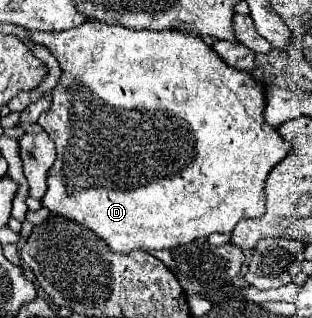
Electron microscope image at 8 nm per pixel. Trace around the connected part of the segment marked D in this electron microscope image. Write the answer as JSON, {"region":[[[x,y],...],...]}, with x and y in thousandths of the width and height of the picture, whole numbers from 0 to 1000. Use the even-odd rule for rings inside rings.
{"region":[[[282,63],[263,82],[212,101],[115,101],[83,94],[103,132],[141,138],[199,214],[186,264],[154,289],[167,314],[160,340],[122,371],[122,390],[160,421],[179,453],[179,503],[154,535],[154,604],[135,623],[141,654],[179,667],[205,686],[244,692],[308,730],[340,767],[385,799],[429,786],[526,786],[609,767],[615,755],[660,748],[679,730],[744,730],[763,692],[821,686],[846,673],[846,572],[859,541],[917,491],[929,453],[891,421],[885,403],[865,403],[846,377],[846,289],[795,226],[756,220],[712,195],[692,164],[635,119],[628,101],[571,101],[571,94],[423,94],[397,82],[353,82],[340,69]]]}

